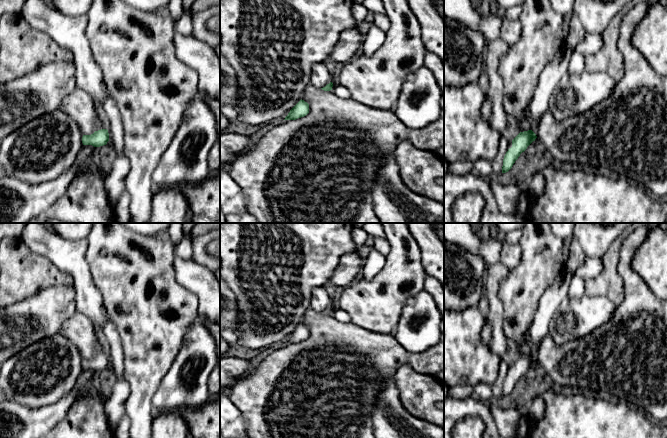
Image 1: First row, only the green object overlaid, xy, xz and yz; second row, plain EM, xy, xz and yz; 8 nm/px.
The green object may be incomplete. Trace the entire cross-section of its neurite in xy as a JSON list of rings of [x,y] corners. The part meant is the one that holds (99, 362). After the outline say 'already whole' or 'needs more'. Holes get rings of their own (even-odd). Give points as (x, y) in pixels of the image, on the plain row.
[[[101,353],[95,355],[91,359],[83,359],[82,361],[83,369],[92,369],[94,371],[106,369],[108,365],[109,365],[109,357],[107,353]]] | already whole

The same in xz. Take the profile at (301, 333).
[[[300,324],[288,337],[284,344],[296,344],[304,341],[309,337],[309,328],[304,324]]] | already whole

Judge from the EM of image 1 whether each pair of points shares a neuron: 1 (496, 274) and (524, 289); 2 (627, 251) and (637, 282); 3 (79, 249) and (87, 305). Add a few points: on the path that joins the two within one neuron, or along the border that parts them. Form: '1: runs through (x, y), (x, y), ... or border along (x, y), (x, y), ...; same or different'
1: border along (509, 271), (499, 287), (500, 301); different
2: runs through (627, 259), (627, 272), (629, 274); same
3: runs through (79, 263), (85, 291); same

